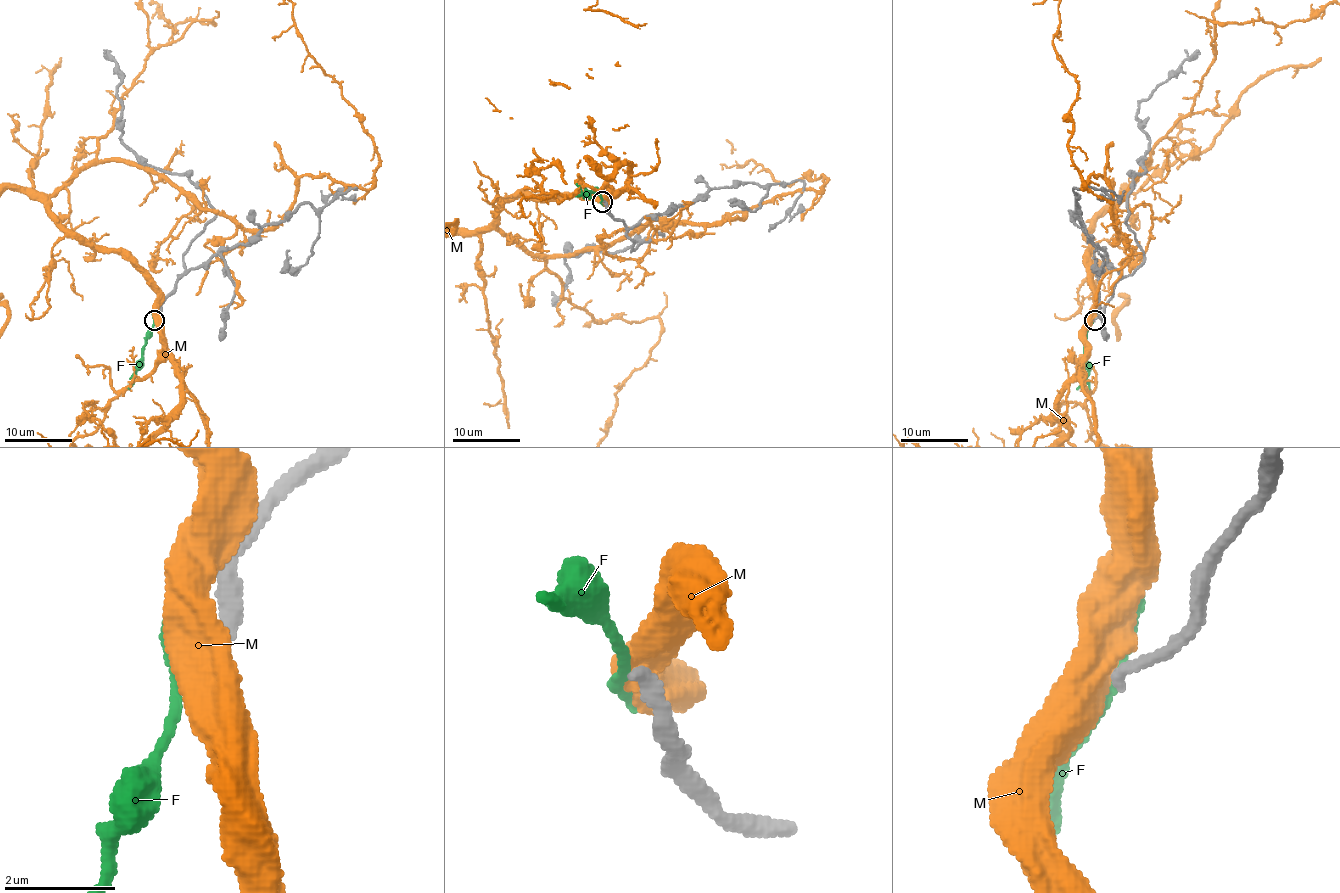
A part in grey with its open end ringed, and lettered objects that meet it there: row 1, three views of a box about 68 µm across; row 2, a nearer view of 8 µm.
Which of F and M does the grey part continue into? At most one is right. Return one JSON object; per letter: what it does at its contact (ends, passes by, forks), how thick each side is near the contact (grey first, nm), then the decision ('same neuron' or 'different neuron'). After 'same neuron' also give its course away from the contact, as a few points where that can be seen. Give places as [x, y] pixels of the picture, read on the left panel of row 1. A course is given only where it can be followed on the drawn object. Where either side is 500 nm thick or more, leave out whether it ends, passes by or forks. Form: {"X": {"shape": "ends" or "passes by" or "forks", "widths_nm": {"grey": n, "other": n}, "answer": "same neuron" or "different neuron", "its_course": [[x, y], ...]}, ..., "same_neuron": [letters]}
{"F": {"shape": "passes by", "widths_nm": {"grey": 240, "other": 160}, "answer": "different neuron"}, "M": {"widths_nm": {"grey": 280, "other": 650}, "answer": "different neuron"}, "same_neuron": []}

